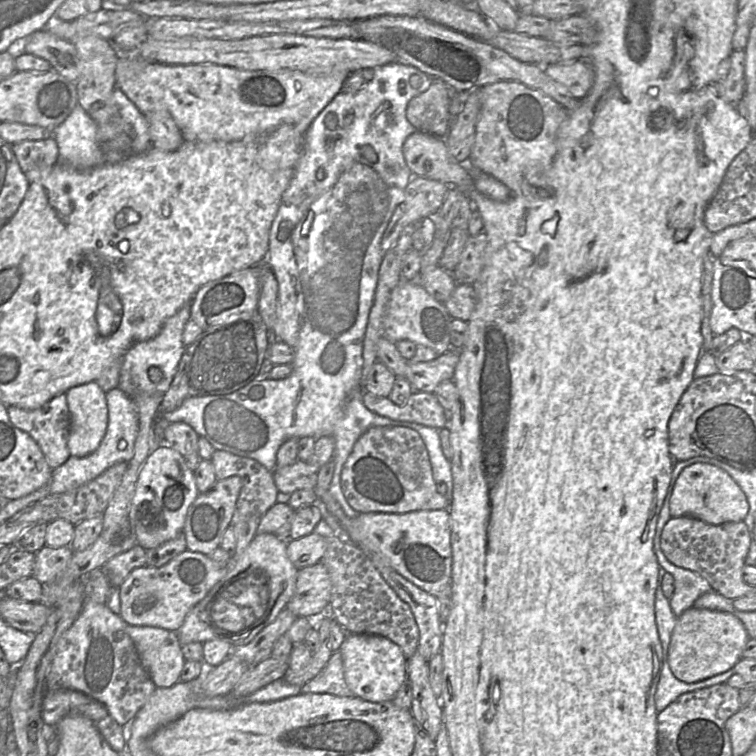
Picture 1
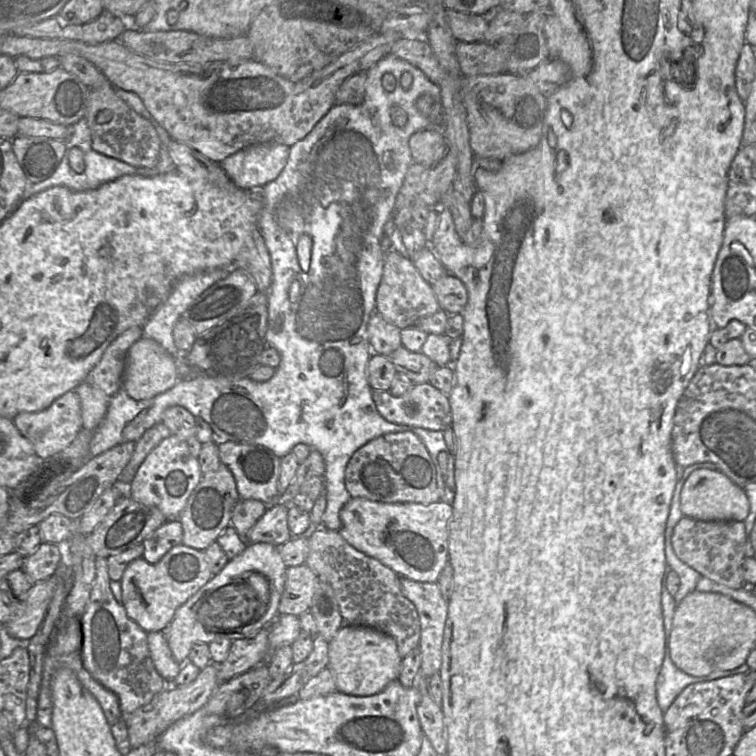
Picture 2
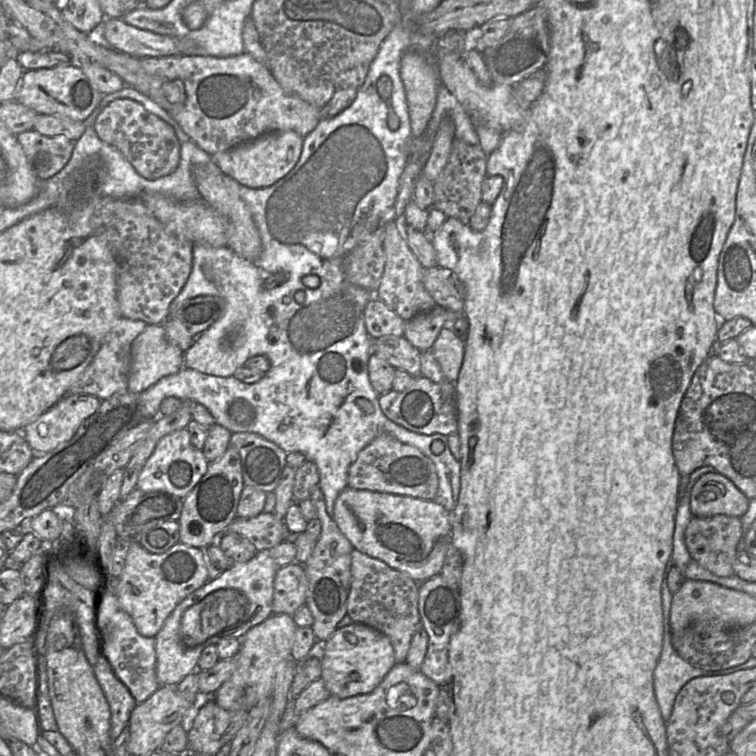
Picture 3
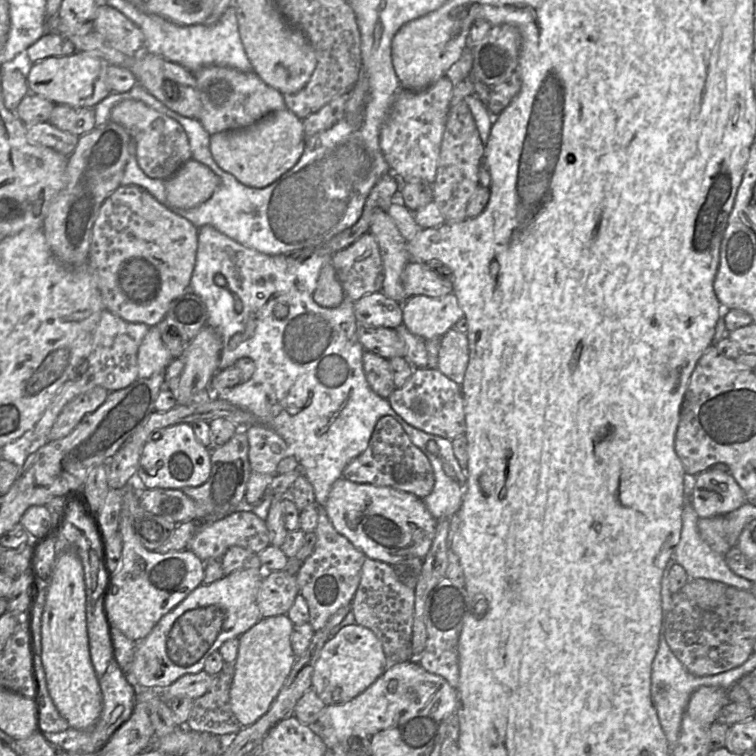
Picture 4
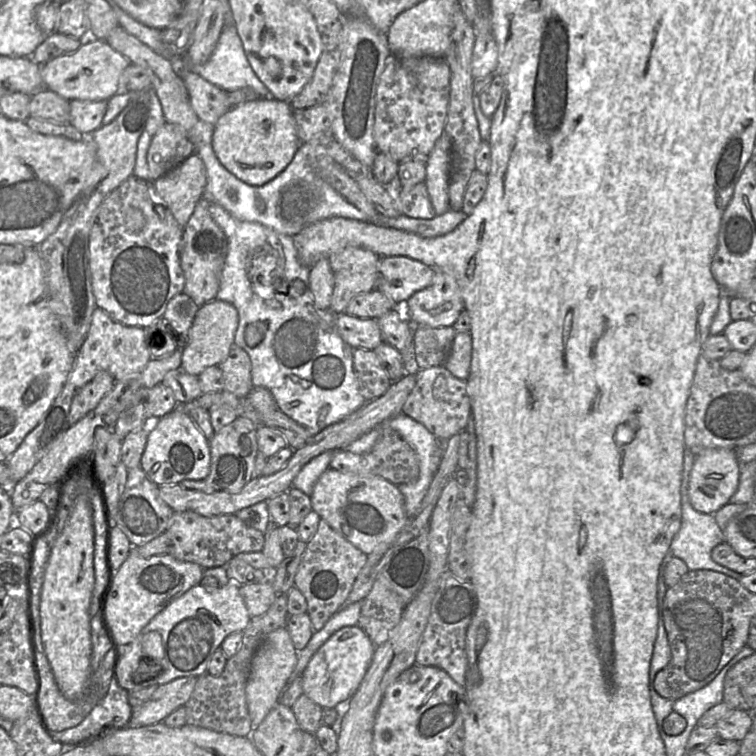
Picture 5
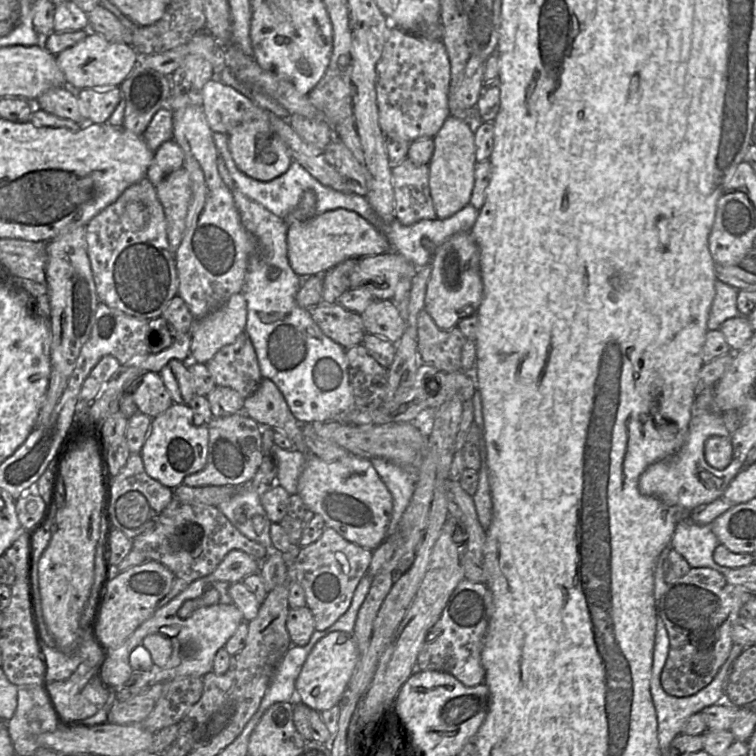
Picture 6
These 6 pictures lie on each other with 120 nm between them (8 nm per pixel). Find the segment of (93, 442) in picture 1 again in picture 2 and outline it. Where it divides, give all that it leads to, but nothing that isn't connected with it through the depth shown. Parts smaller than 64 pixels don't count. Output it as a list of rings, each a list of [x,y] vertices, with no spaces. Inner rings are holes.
[[[82,382],[74,391],[80,400],[82,429],[95,431],[107,412],[109,397],[86,382]]]

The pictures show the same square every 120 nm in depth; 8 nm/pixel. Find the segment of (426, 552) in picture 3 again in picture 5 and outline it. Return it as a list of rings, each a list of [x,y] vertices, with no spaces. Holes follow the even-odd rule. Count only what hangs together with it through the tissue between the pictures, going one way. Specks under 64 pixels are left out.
[[[329,467],[318,478],[310,498],[312,509],[367,555],[378,545],[392,542],[408,519],[399,487],[377,475],[343,473]]]

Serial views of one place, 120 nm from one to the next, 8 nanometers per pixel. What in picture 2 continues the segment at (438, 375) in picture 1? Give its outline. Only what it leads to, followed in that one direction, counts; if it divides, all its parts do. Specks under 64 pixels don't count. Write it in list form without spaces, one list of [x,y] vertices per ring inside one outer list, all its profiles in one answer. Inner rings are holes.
[[[400,346],[388,356],[397,372],[405,374],[413,384],[429,383],[437,365],[420,352],[410,352]]]

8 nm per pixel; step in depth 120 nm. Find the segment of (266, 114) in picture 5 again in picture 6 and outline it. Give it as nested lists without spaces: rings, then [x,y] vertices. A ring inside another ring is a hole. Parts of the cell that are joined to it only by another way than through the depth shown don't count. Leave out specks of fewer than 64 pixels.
[[[243,121],[228,135],[229,151],[237,168],[258,181],[268,182],[285,173],[292,157],[277,132],[267,121]]]

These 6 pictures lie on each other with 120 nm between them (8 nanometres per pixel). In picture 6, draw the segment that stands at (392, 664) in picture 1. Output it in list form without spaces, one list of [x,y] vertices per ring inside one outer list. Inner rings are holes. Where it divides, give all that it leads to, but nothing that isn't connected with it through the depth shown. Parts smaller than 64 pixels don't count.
[[[333,631],[321,638],[308,654],[295,682],[296,699],[322,712],[338,704],[358,661],[358,649],[352,634]]]

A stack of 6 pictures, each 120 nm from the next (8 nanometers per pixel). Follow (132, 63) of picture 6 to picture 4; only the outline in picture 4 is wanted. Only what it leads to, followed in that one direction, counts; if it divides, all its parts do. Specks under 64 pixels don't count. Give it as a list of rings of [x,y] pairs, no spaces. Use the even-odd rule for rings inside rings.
[[[75,52],[70,56],[52,57],[33,64],[26,81],[30,93],[55,105],[93,108],[111,93],[106,83],[107,68],[108,63],[104,60],[84,52]]]

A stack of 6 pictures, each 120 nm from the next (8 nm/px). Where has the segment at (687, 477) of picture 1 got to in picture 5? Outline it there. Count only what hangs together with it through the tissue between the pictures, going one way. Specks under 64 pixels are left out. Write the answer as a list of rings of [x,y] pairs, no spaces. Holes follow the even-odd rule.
[[[707,449],[695,456],[688,483],[688,495],[691,505],[699,512],[714,514],[724,505],[738,489],[740,463],[735,449]]]

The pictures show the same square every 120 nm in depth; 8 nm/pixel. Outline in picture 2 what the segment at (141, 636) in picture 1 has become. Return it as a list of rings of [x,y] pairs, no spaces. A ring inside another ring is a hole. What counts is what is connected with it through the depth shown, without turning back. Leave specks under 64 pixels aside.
[[[164,631],[147,633],[147,643],[157,672],[167,684],[173,685],[173,681],[180,671],[181,664],[174,659]]]

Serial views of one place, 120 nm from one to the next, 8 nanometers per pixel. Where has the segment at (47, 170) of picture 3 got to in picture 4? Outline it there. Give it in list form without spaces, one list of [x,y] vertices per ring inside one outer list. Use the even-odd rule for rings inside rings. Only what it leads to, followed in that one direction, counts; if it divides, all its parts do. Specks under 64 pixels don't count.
[[[49,122],[26,125],[26,135],[32,143],[52,148],[65,157],[74,152],[80,137],[60,130]]]

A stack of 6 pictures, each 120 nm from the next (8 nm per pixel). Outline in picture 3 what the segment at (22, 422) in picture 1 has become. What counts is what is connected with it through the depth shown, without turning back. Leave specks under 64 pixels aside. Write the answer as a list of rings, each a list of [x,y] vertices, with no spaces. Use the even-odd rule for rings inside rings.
[[[64,395],[36,420],[23,427],[20,433],[34,451],[34,455],[45,454],[70,440],[79,425],[100,404],[101,400],[93,395]]]

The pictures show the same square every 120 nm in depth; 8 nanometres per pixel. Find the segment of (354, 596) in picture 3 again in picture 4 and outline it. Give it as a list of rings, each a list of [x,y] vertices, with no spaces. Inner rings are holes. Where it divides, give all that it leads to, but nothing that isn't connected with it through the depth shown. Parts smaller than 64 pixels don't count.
[[[365,558],[360,582],[350,606],[356,623],[369,628],[380,639],[387,657],[387,667],[412,658],[414,604],[415,589],[407,587],[397,578],[392,565]]]

